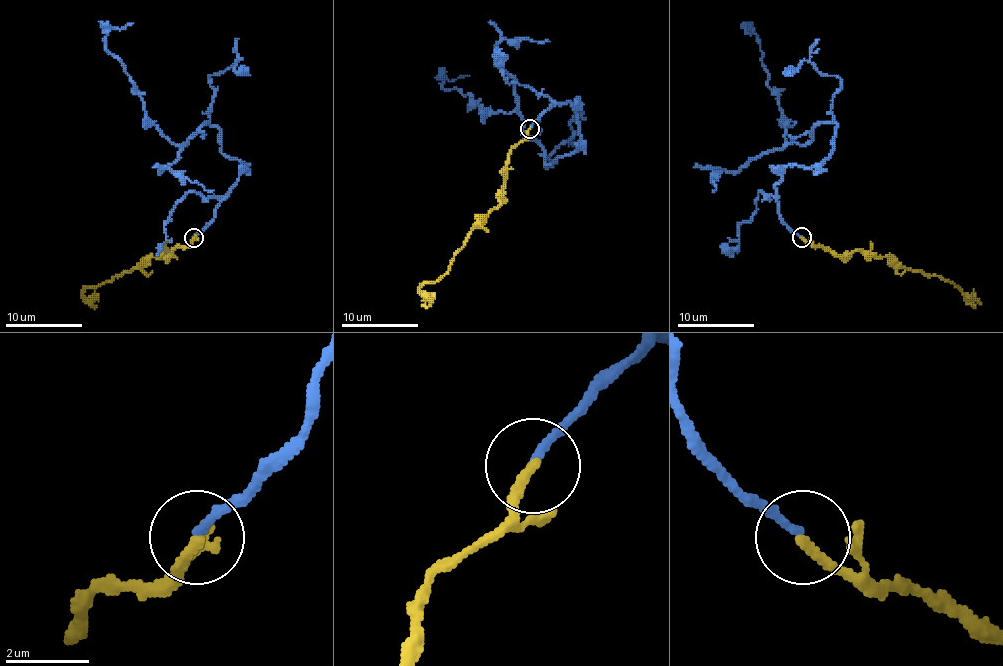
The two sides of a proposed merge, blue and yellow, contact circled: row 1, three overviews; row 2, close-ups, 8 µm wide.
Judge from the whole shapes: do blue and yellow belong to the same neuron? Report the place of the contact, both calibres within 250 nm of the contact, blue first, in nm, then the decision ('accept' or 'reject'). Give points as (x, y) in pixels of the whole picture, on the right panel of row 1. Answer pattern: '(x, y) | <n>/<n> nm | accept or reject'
(801, 237) | 190/240 nm | accept

